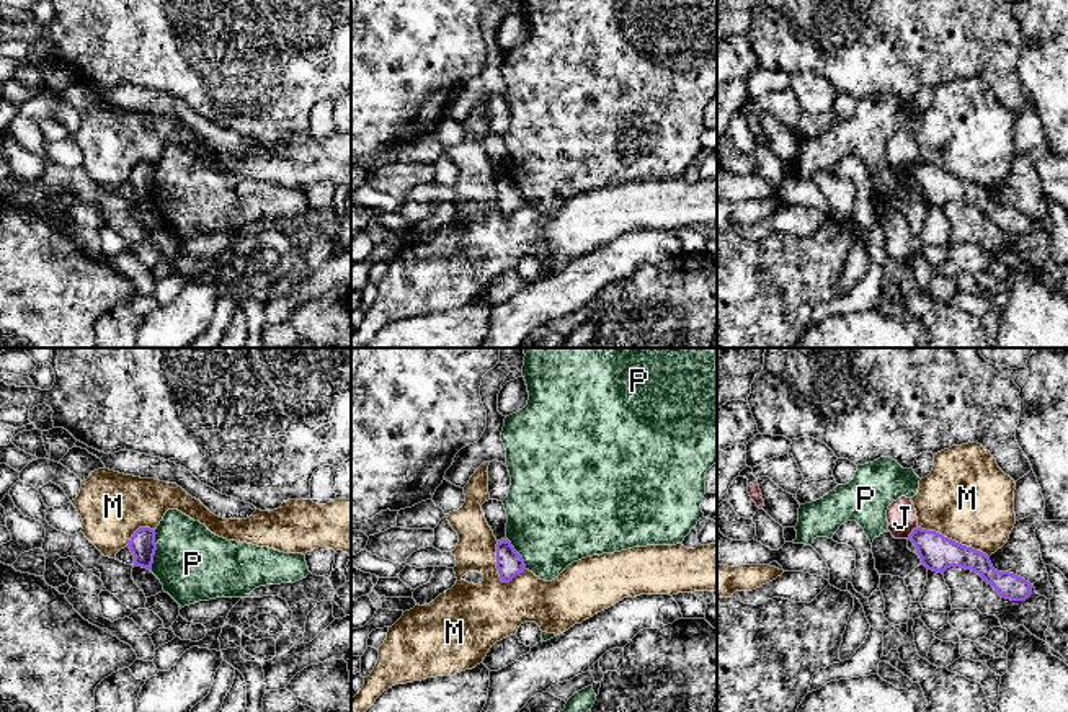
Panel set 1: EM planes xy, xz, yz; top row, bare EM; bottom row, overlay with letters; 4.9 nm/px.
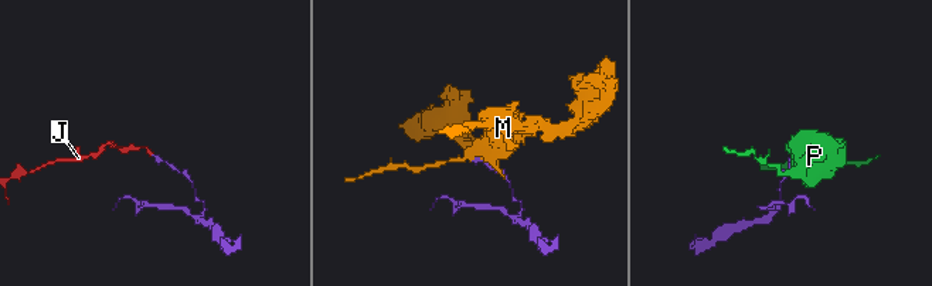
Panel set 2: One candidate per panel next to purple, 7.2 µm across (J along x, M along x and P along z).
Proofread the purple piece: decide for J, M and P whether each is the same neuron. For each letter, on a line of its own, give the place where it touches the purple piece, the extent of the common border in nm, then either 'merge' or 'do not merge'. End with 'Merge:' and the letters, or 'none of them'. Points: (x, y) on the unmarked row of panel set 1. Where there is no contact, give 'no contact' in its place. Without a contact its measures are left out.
J: contact yz (912, 167); length 80 nm; do not merge
M: contact yz (954, 175); length 380 nm; do not merge
P: contact xy (155, 183); length 200 nm; do not merge
Merge: none of them

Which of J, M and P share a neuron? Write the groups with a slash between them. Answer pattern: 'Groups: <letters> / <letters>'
Groups: J / M / P

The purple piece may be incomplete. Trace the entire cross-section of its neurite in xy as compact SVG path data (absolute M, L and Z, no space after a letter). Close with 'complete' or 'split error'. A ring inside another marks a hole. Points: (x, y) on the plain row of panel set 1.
M139 162L132 168L127 181L131 183L131 186L134 189L134 201L142 201L142 202L152 204L154 189L157 185L154 163Z | complete

